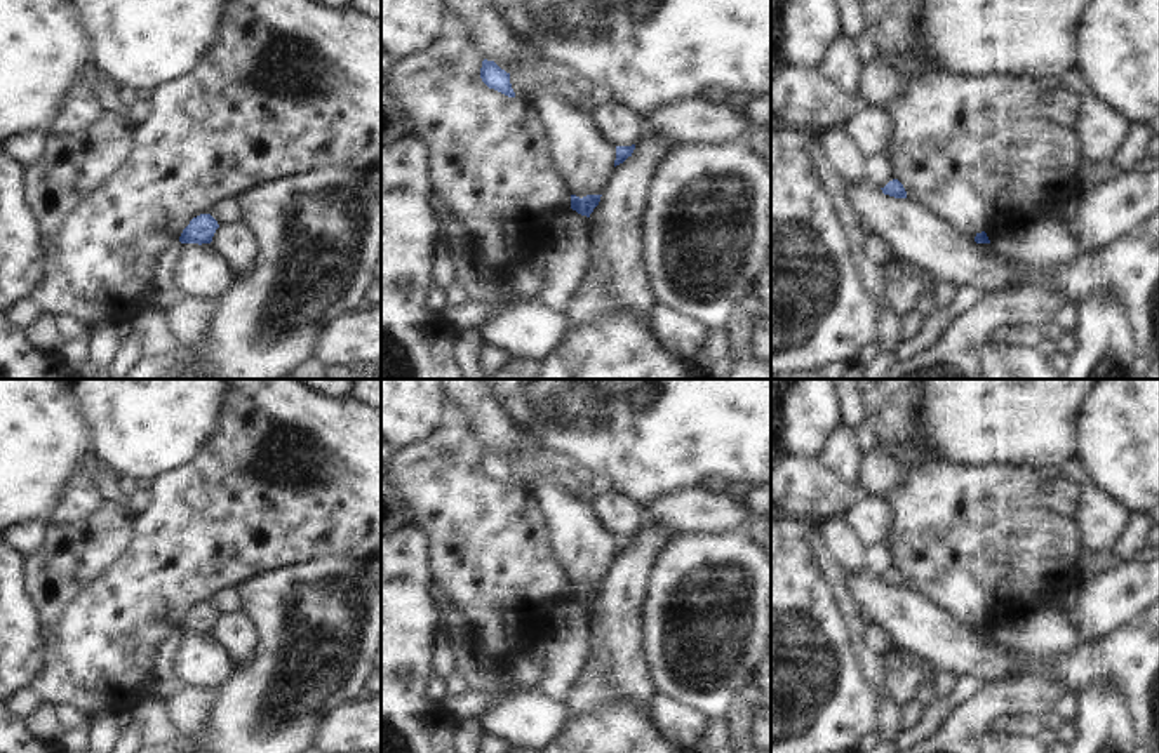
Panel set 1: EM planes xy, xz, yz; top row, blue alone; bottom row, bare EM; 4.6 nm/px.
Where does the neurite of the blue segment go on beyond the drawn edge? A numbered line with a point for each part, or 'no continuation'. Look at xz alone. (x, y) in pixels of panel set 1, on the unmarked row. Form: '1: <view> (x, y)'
no continuation

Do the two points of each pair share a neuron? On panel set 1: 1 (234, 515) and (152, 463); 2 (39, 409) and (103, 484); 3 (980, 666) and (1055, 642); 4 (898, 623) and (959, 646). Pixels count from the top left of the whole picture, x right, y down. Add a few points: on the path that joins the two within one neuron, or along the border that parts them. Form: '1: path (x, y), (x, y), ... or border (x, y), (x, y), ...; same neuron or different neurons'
1: border (200, 449), (190, 459), (162, 472), (154, 480); different neurons
2: border (87, 451), (80, 456), (77, 466); different neurons
3: border (996, 642), (1027, 653), (1034, 659), (1036, 668); different neurons
4: path (914, 623), (944, 640); same neuron

